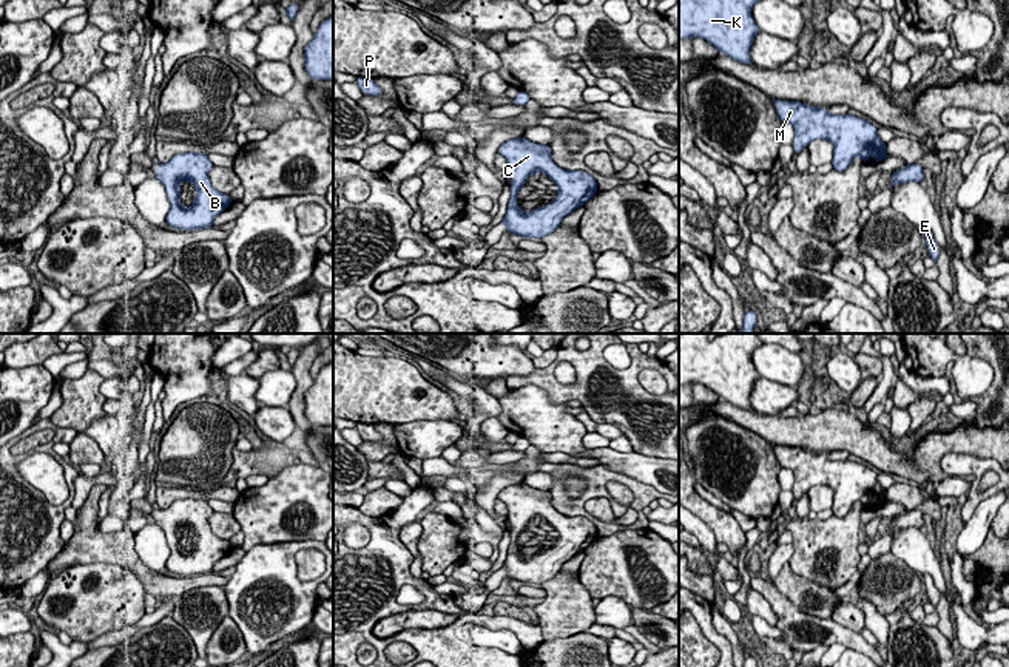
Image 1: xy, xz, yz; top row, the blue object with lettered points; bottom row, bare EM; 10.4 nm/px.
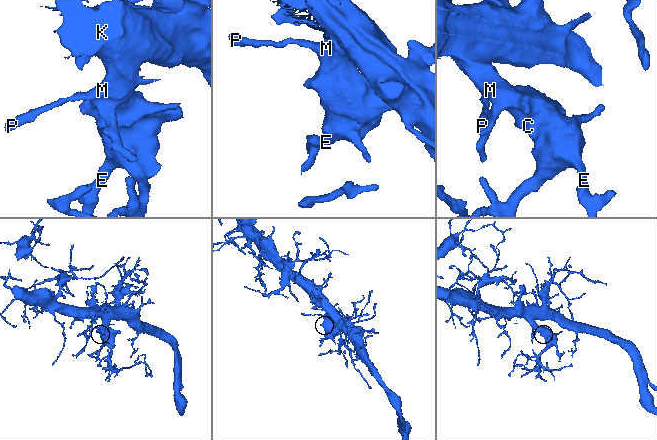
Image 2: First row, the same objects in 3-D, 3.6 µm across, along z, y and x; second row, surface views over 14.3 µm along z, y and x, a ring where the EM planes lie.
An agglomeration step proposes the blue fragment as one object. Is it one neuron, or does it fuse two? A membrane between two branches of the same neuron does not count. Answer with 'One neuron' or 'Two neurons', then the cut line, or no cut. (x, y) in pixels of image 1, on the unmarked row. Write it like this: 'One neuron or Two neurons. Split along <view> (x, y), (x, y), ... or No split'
One neuron. No split

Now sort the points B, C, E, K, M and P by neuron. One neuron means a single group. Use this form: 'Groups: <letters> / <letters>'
Groups: B C E K M P

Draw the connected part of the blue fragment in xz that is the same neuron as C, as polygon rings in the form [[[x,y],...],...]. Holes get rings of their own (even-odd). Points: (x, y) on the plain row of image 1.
[[[525,482],[503,488],[497,499],[506,503],[511,522],[511,547],[500,570],[511,581],[545,584],[565,562],[585,551],[597,539],[597,526],[586,517],[565,516],[551,503],[551,491],[531,488]],[[545,519],[557,533],[557,543],[525,559],[517,539],[531,520]]]

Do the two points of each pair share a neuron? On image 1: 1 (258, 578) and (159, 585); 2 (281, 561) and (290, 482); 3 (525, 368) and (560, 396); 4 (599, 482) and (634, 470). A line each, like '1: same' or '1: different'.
1: different
2: different
3: different
4: different

